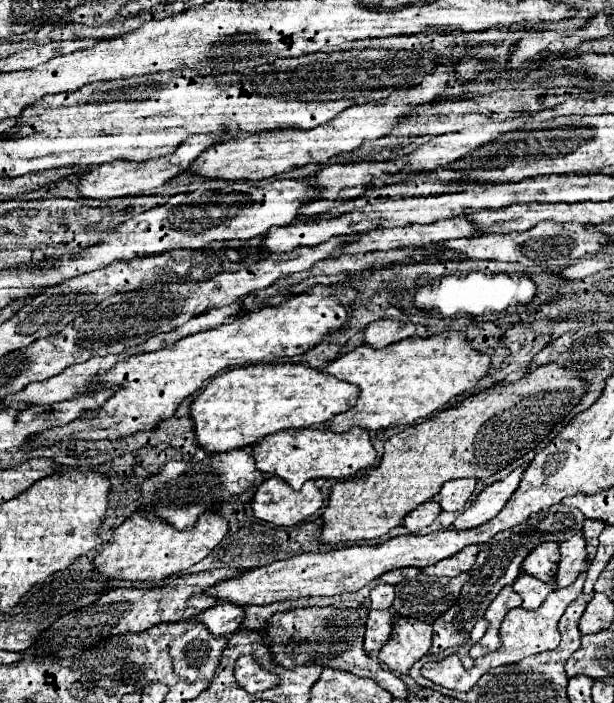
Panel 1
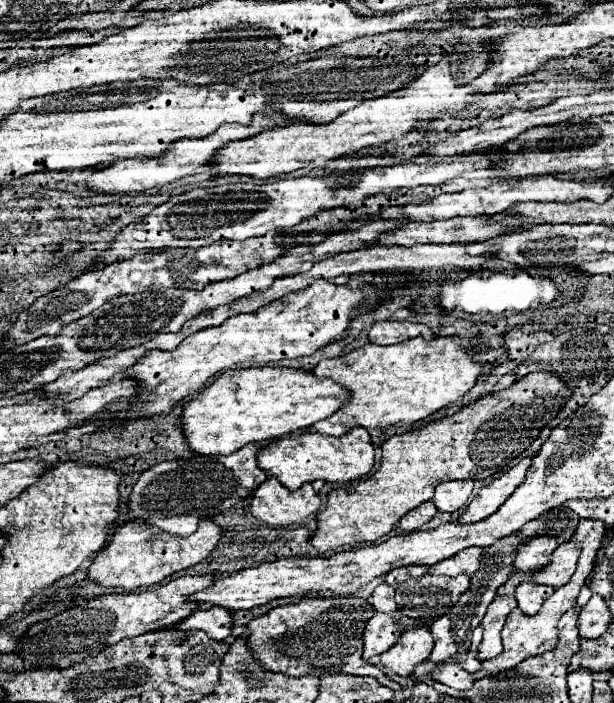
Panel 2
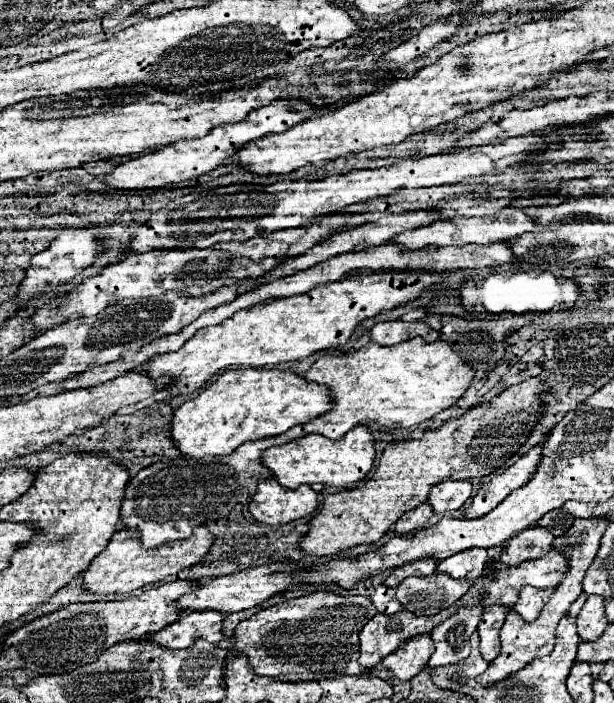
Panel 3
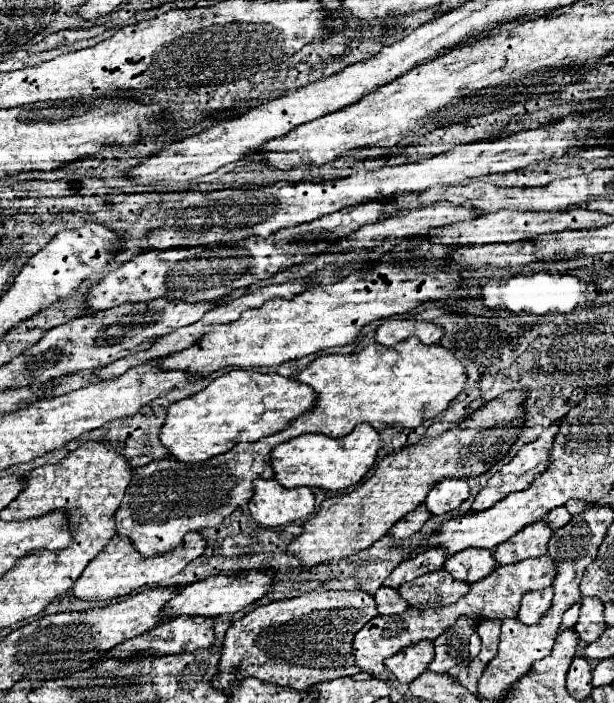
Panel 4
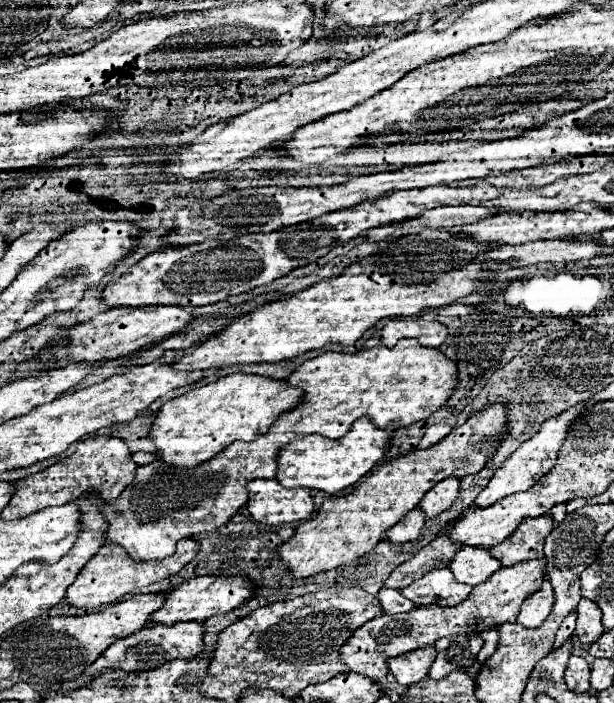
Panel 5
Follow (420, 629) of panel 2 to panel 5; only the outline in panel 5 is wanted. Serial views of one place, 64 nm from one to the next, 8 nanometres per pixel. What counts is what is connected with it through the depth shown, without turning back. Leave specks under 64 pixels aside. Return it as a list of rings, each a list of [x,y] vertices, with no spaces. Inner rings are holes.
[[[424,646],[420,650],[406,652],[388,660],[388,668],[400,684],[410,686],[428,676],[428,670],[434,658],[436,658],[434,646]]]

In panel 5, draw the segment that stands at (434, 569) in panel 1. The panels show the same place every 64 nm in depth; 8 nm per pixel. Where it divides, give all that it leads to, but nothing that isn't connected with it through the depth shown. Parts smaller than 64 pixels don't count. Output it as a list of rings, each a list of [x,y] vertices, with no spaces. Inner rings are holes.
[[[476,546],[460,548],[454,560],[450,562],[450,570],[454,578],[470,586],[476,586],[488,580],[498,568],[500,568],[500,562],[490,554],[490,550],[476,548]]]

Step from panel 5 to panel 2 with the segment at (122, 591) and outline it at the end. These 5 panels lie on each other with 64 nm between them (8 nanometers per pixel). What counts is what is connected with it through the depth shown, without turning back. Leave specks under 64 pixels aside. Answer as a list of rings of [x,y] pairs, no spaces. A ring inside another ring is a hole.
[[[130,520],[126,524],[122,524],[108,540],[108,544],[102,548],[102,552],[98,552],[98,556],[92,560],[90,566],[90,578],[96,580],[98,584],[106,586],[106,588],[122,588],[124,592],[136,590],[138,586],[152,586],[162,582],[164,578],[172,576],[174,572],[186,570],[198,562],[202,562],[218,544],[220,536],[222,536],[222,528],[212,522],[212,520],[200,520],[200,526],[194,534],[190,536],[164,536],[164,532],[152,532],[152,528],[148,528],[148,524],[142,524],[144,520]]]

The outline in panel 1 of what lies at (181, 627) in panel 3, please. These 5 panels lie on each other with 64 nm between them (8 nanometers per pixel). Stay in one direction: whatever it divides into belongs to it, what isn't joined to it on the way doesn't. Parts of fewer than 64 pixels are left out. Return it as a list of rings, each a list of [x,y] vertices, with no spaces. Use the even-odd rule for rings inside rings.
[[[216,604],[202,612],[200,616],[196,616],[196,620],[206,624],[206,628],[216,636],[234,634],[238,626],[244,622],[244,618],[246,612],[238,604]]]

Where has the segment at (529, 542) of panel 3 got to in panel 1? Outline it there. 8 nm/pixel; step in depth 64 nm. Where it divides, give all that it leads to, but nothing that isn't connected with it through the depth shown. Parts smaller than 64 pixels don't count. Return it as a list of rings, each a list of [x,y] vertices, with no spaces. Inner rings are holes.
[[[544,542],[528,554],[528,558],[522,564],[522,570],[540,578],[542,582],[554,584],[558,562],[560,562],[558,544],[556,542]]]

